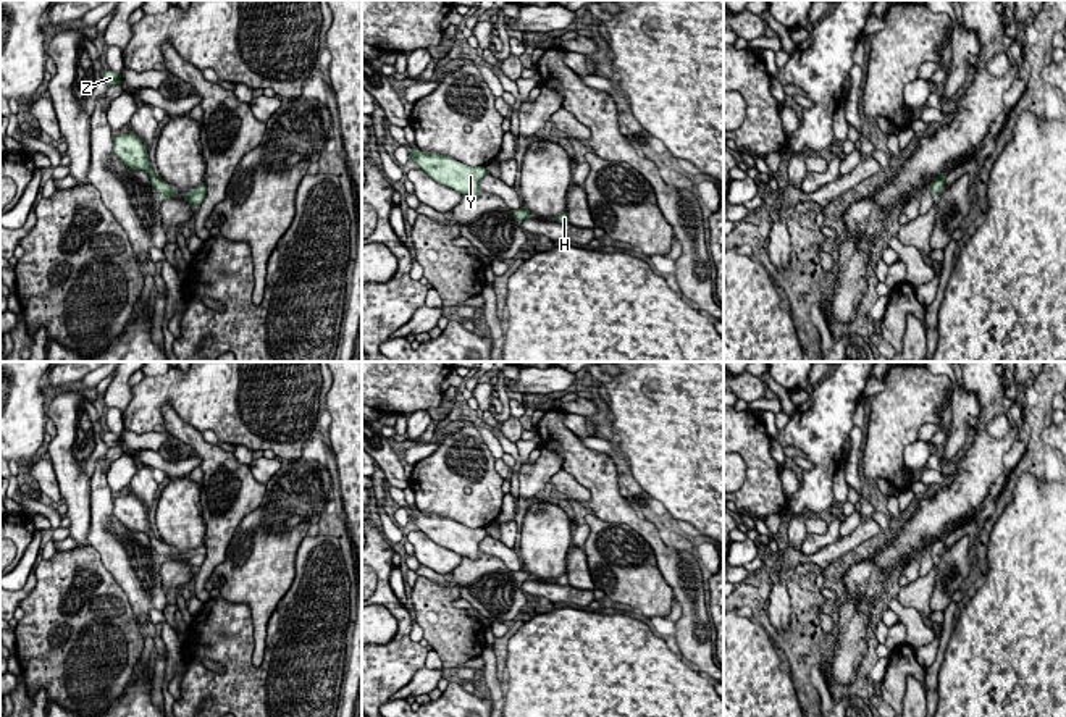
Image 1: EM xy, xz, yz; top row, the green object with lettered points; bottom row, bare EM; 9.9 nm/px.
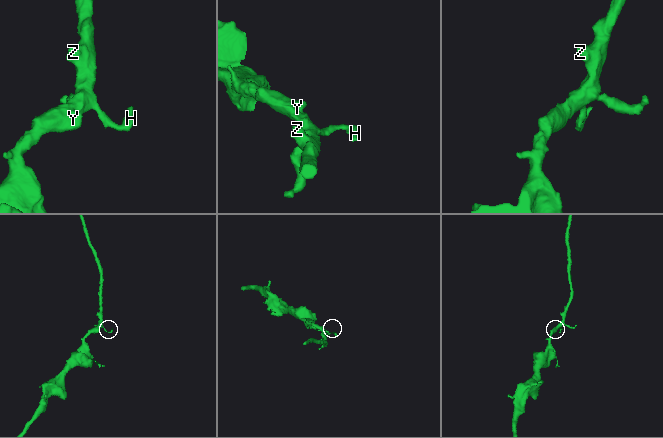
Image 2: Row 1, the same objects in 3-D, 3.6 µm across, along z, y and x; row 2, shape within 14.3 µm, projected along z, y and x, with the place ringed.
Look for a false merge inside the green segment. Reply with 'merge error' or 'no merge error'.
no merge error

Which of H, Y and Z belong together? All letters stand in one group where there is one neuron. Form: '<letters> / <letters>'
H Y Z

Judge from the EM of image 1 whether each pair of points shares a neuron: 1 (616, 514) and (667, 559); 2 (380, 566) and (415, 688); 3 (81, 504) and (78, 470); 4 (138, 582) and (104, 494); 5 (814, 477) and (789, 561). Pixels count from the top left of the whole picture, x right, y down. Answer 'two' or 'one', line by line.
1: one
2: two
3: one
4: one
5: two

